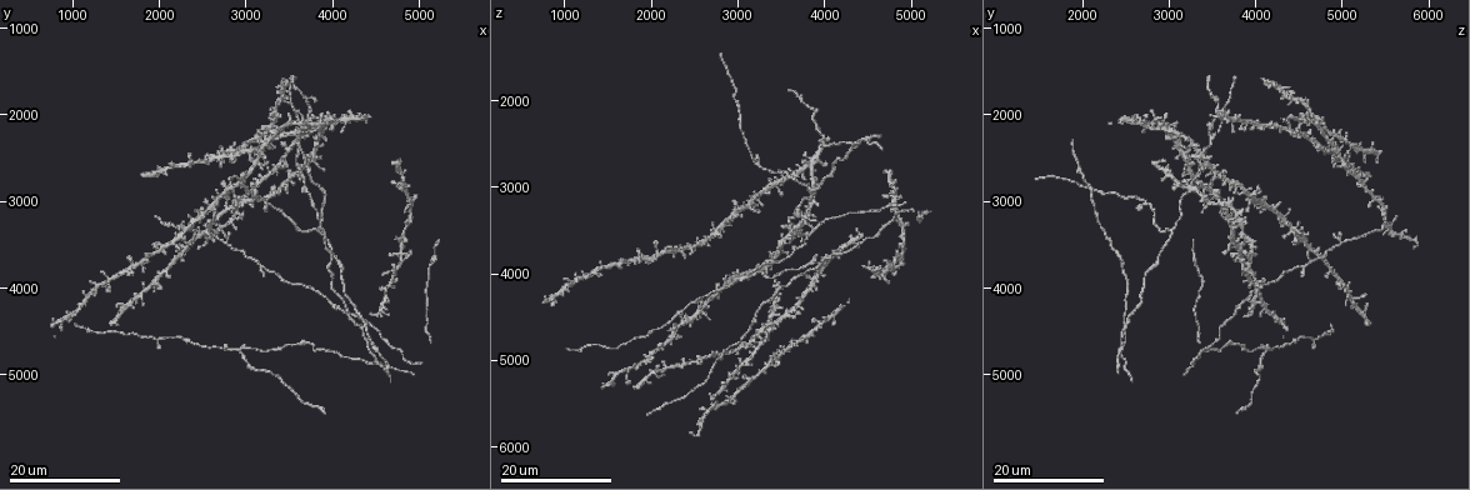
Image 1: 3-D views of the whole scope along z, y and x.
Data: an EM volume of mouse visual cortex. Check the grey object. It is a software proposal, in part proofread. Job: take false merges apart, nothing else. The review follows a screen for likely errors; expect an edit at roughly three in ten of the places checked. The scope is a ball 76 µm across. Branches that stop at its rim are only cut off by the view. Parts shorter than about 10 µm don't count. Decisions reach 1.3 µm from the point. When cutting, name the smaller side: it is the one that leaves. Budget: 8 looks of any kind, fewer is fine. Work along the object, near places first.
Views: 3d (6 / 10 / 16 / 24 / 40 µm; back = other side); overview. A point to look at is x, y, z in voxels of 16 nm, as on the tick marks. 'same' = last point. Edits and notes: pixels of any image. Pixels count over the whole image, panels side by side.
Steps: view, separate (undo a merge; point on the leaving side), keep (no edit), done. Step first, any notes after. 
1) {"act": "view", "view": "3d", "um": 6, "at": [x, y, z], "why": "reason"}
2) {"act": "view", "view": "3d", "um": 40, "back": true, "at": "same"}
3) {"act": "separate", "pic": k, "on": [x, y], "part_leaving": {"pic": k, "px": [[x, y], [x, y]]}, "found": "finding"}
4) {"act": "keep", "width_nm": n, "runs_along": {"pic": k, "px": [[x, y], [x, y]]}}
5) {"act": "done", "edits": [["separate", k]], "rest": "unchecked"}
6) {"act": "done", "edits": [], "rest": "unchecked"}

{"act": "view", "view": "3d", "um": 16, "at": [2950, 3000, 4050], "why": "branch point"}

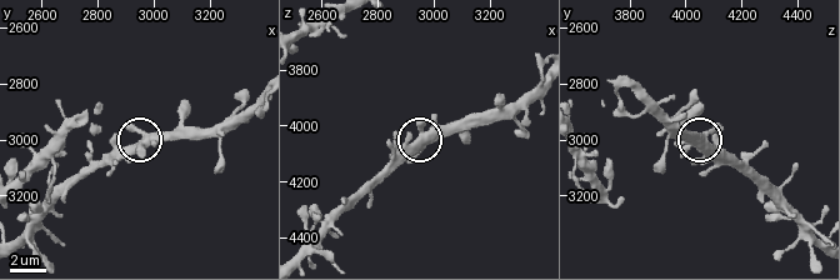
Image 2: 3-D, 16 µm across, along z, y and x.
{"act": "view", "view": "3d", "um": 6, "at": [2930, 3040, 4060], "why": "zoom in"}

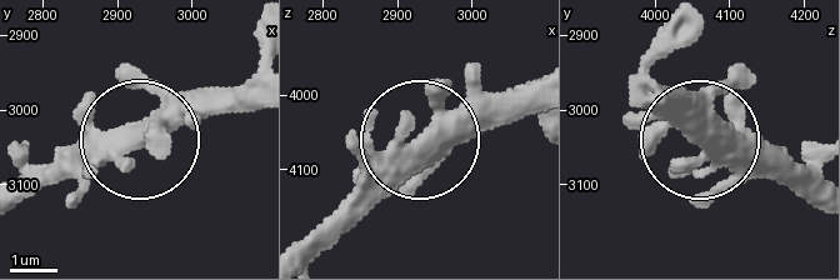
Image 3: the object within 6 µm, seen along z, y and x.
{"act": "keep", "arms": 3, "found": "all the same neuron"}

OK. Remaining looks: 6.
{"act": "view", "view": "3d", "um": 16, "at": [4400, 4450, 2450]}

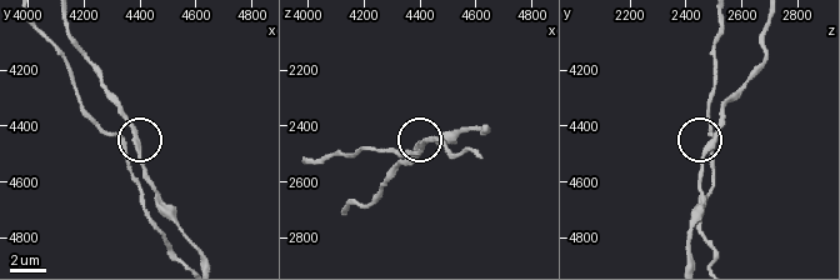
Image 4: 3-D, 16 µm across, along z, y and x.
{"act": "view", "view": "3d", "um": 6, "at": [4370, 4440, 2500], "why": "zoom in"}

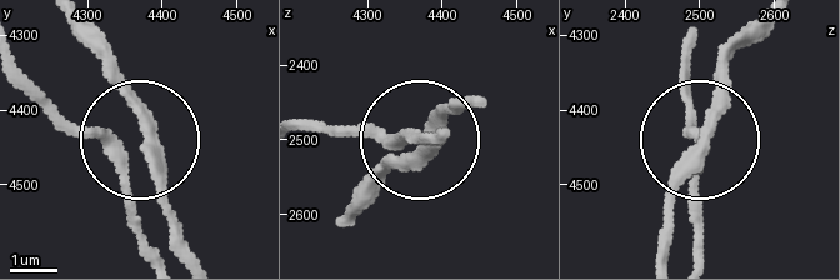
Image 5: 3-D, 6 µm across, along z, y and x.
{"act": "view", "view": "3d", "um": 6, "back": true, "at": [4375, 4450, 2500]}

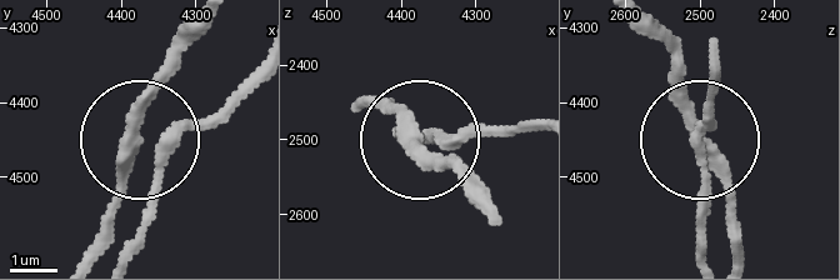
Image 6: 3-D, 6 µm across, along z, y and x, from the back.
{"act": "keep", "runs_along": {"pic": 6, "px": [[641, 29], [673, 65], [736, 240]]}, "found": "one neuron here"}

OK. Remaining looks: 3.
{"act": "view", "view": "3d", "um": 16, "at": [3600, 2550, 3350], "why": "three arms meet"}

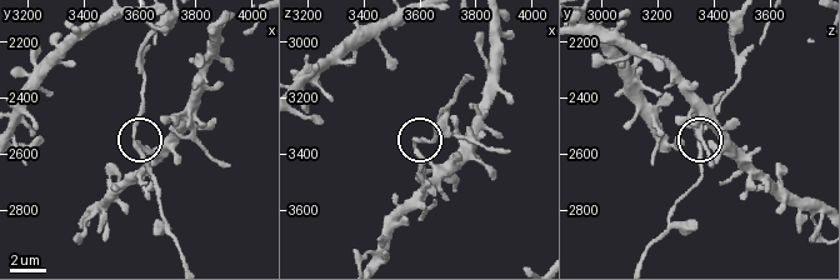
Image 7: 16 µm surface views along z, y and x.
{"act": "view", "view": "3d", "um": 6, "at": [3580, 2580, 3350], "why": "zoom in"}

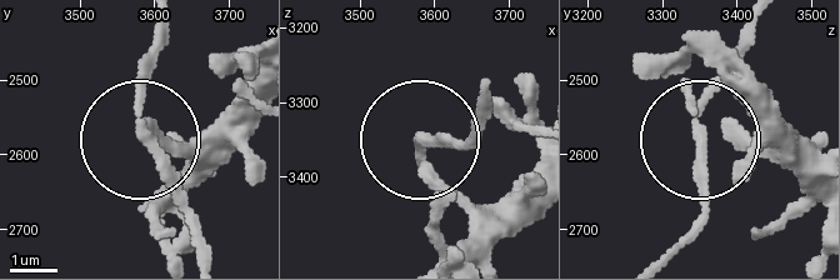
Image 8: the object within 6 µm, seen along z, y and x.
{"act": "keep", "side_arm_um": 76, "found": "all the same neuron"}

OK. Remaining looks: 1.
{"act": "done", "edits": [], "rest": "unchecked"}

